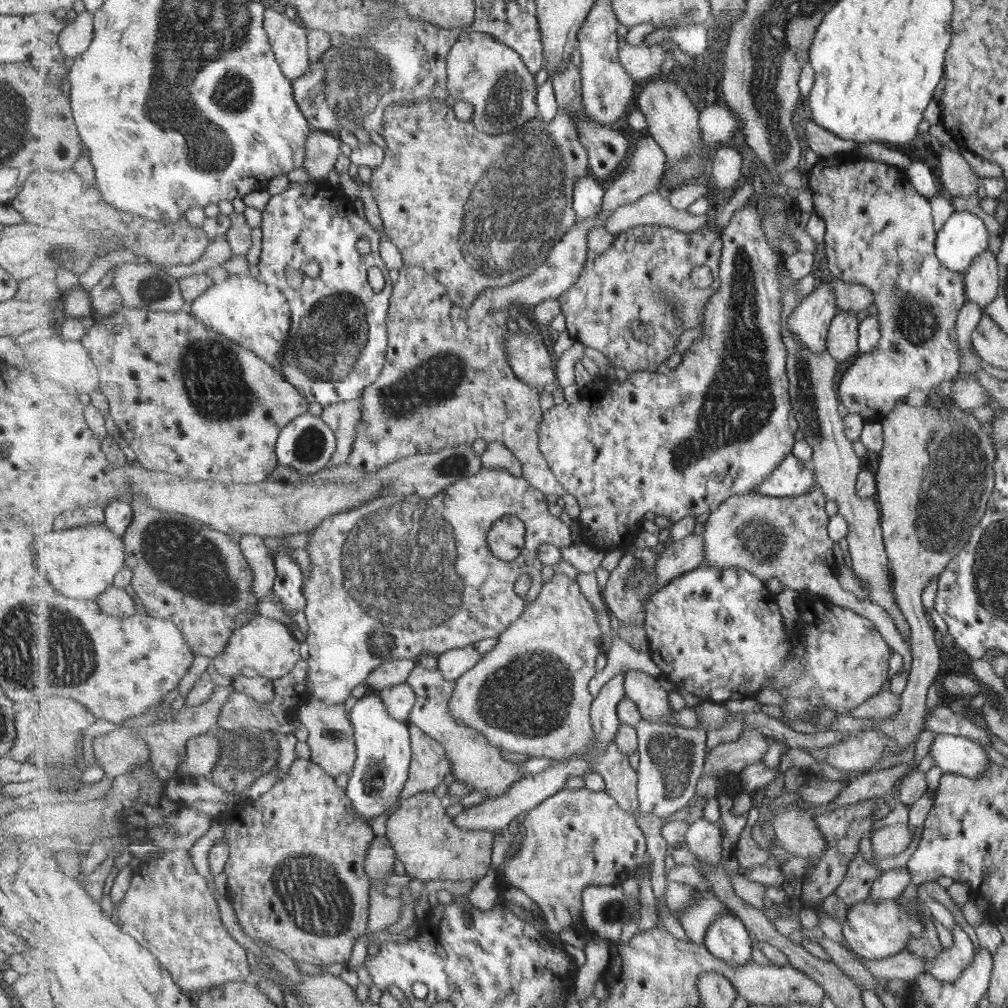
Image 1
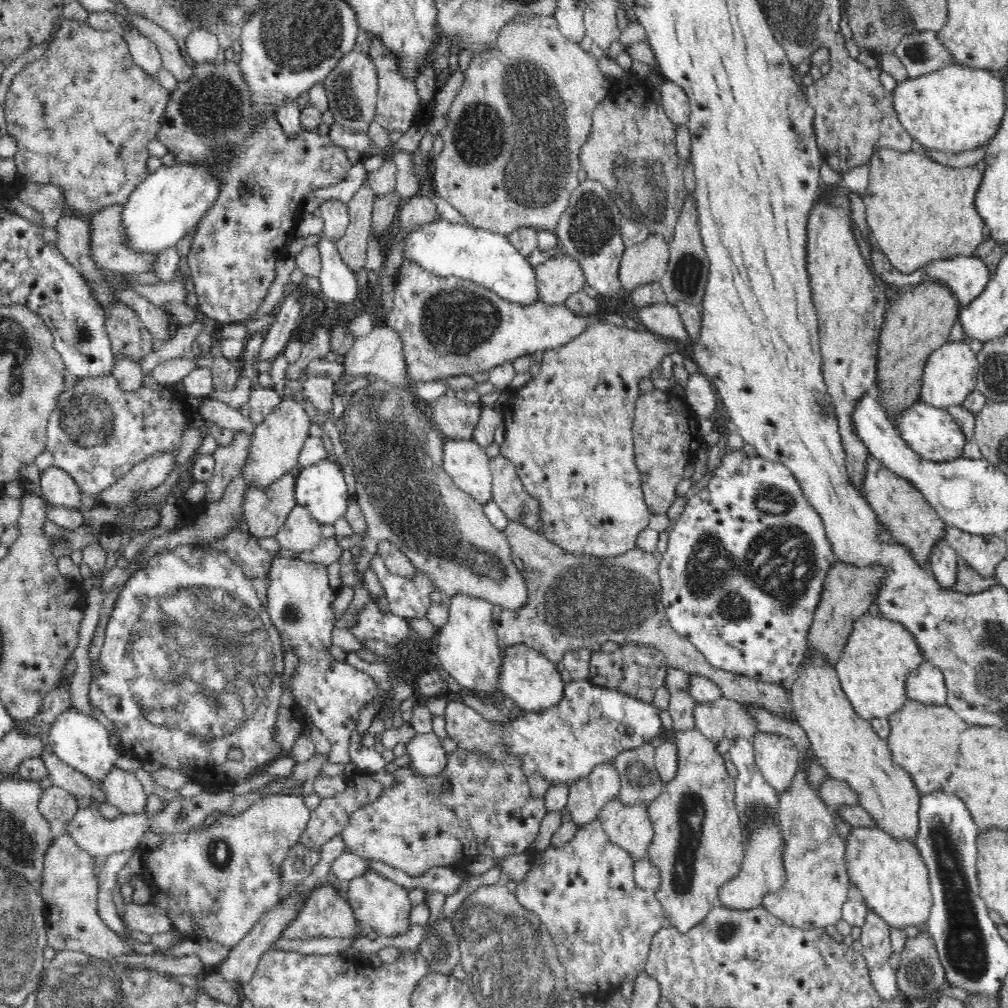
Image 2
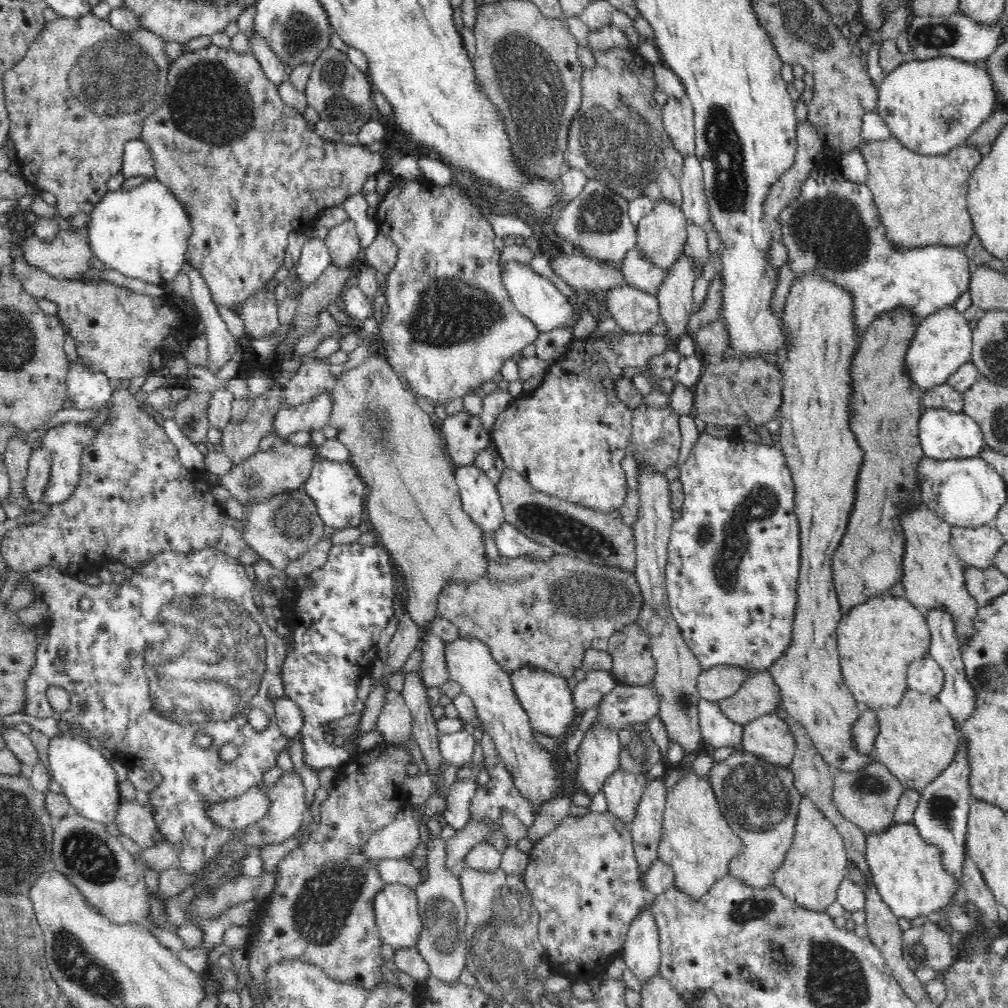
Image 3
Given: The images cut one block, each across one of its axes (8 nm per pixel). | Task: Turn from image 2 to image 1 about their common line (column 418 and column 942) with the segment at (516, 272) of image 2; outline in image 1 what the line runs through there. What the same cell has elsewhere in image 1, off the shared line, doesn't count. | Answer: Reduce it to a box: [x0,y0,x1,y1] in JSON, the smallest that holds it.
[935,211,987,273]

